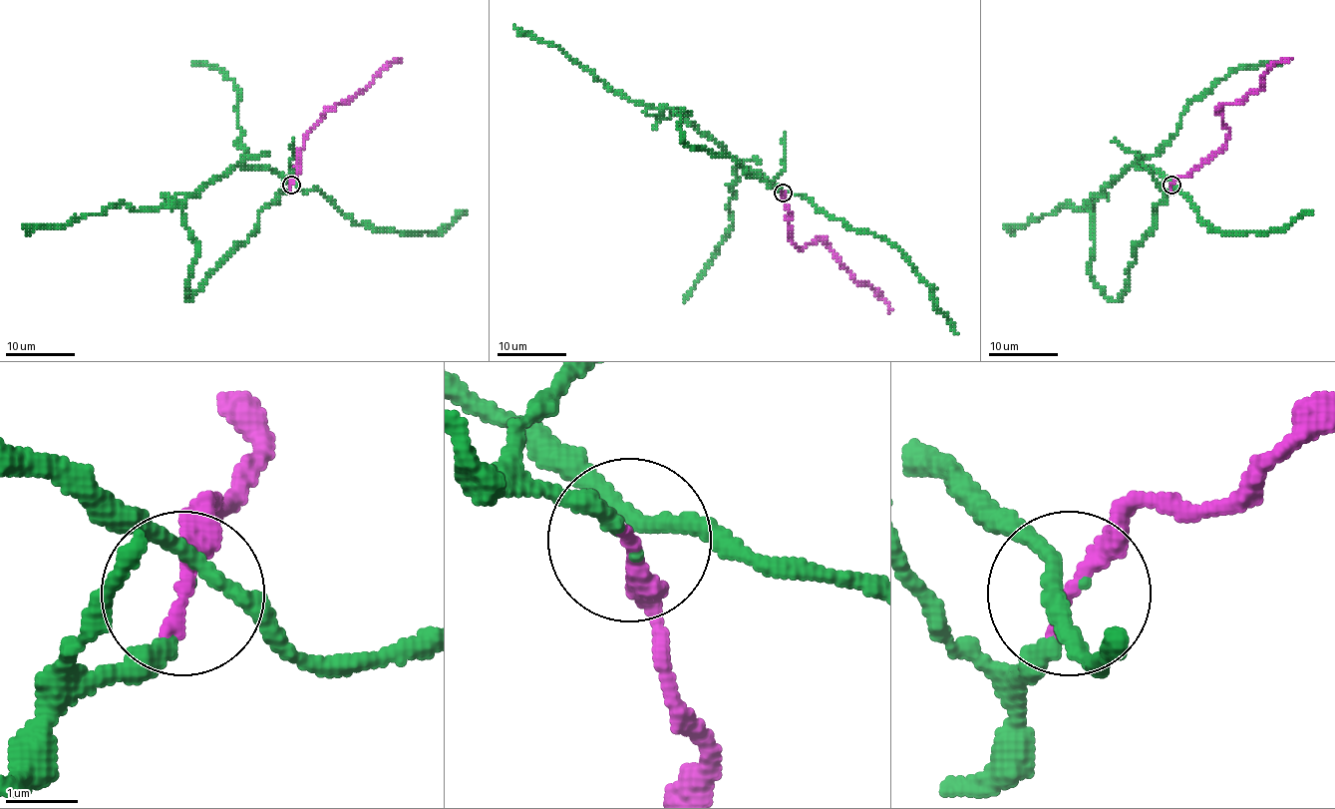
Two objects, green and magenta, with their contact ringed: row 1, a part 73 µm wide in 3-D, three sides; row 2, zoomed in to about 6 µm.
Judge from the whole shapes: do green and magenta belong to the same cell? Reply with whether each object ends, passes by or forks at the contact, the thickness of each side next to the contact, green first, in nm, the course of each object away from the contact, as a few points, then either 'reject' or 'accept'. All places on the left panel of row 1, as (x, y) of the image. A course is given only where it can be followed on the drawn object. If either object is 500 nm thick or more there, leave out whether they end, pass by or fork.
green forks; magenta ends; calibres 110 and 280 nm; course green (290, 184), (235, 165), (184, 202), (197, 246), (190, 300), (257, 227), (292, 169), (294, 141); course magenta (290, 184), (303, 141), (309, 131), (330, 110), (339, 103), (348, 103), (386, 66), (398, 59); accept

